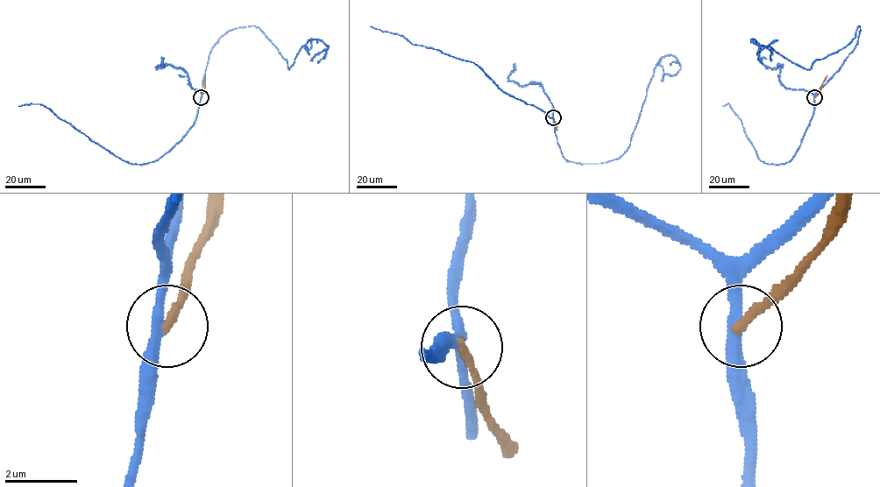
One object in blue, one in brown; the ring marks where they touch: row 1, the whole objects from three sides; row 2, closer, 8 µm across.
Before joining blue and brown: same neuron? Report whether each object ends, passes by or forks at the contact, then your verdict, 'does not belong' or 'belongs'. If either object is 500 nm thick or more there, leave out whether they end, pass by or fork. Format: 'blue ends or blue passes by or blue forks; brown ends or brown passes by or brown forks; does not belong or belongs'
blue passes by; brown ends; does not belong

